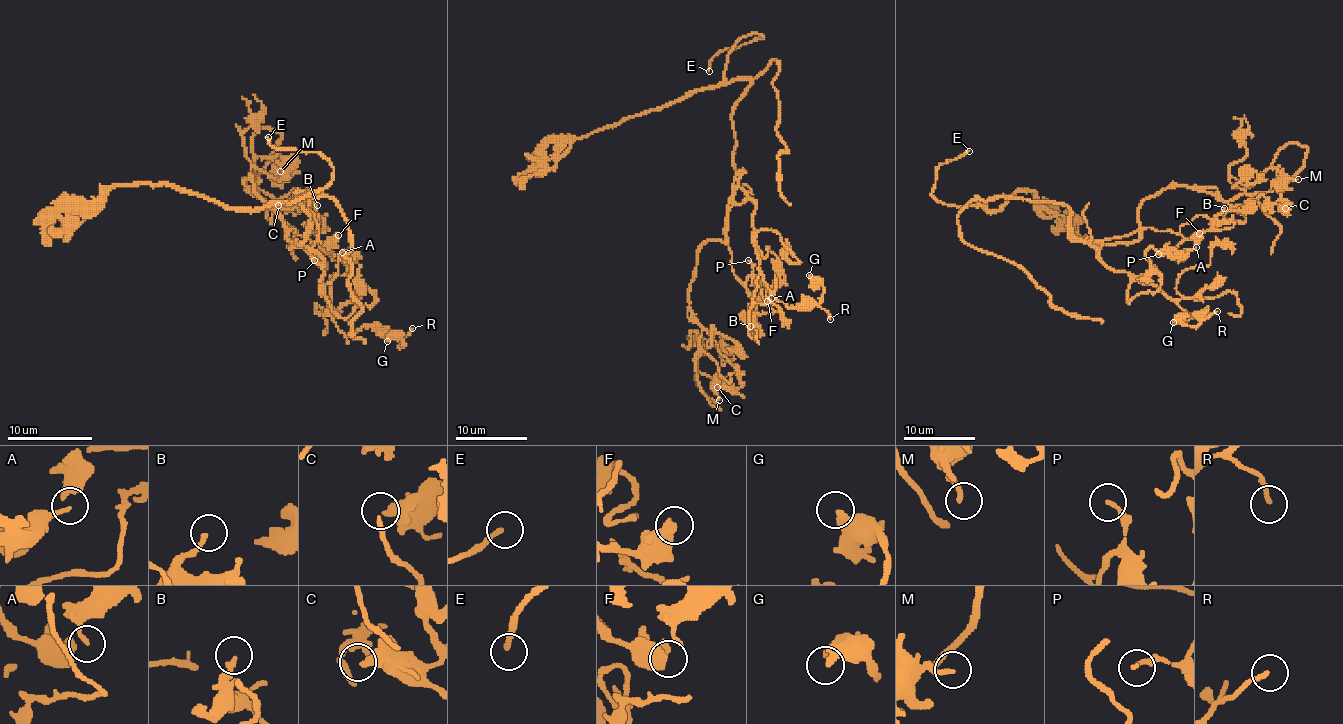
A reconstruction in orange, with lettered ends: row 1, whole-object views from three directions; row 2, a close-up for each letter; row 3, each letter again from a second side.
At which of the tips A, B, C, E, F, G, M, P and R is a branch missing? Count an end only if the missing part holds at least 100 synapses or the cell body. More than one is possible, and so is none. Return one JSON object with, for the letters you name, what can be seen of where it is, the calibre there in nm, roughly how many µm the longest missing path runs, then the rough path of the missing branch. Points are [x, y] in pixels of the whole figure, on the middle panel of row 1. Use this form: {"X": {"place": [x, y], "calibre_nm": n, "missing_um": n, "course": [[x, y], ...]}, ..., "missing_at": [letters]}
{"E": {"place": [709, 71], "calibre_nm": 200, "missing_um": 50, "course": [[709, 71], [698, 130], [682, 142], [700, 166], [671, 166], [671, 146], [694, 151], [707, 125], [719, 128]]}, "missing_at": ["E"]}

